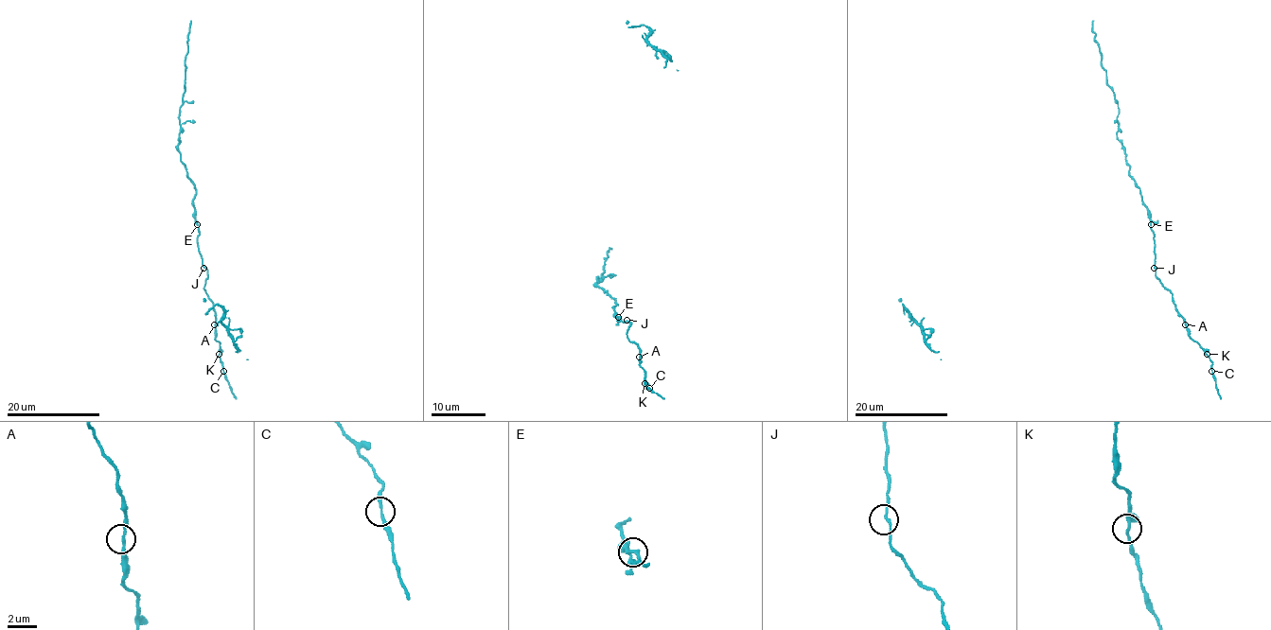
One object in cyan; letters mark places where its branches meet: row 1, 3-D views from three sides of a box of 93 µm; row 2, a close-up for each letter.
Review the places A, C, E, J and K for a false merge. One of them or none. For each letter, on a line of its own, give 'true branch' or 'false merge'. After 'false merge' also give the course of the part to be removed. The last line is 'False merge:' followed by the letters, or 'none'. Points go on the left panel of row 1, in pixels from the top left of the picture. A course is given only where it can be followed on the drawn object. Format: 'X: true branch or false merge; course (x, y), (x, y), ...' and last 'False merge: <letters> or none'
A: true branch
C: true branch
E: true branch
J: true branch
K: true branch
False merge: none

